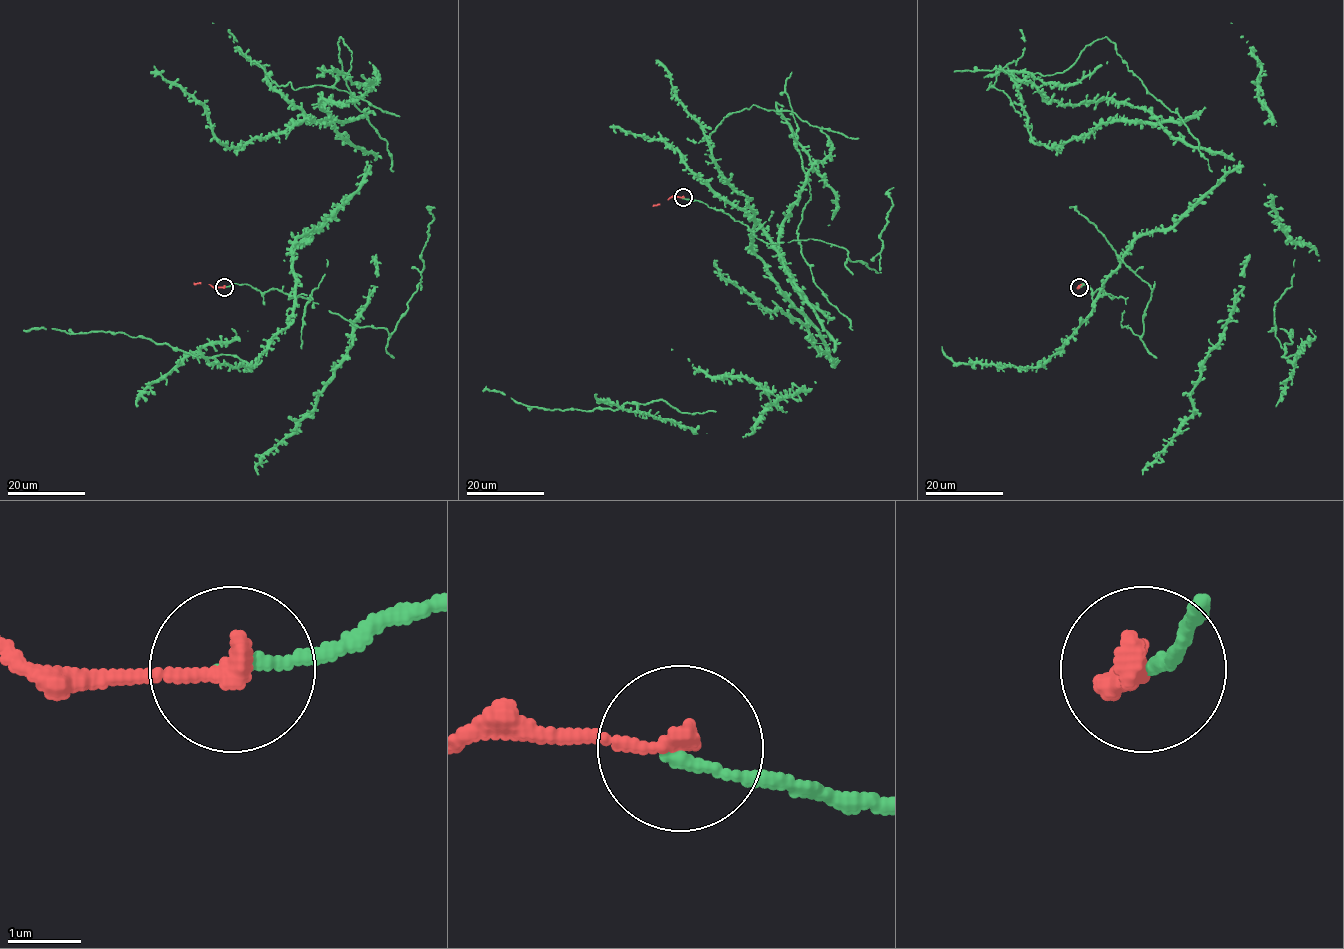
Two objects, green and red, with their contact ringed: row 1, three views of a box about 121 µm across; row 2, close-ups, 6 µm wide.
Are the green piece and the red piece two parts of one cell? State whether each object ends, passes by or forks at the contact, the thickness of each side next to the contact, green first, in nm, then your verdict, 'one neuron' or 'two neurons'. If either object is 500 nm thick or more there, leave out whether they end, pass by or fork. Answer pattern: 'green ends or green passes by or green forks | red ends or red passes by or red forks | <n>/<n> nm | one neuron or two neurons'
green ends | red ends | 150/280 nm | one neuron

